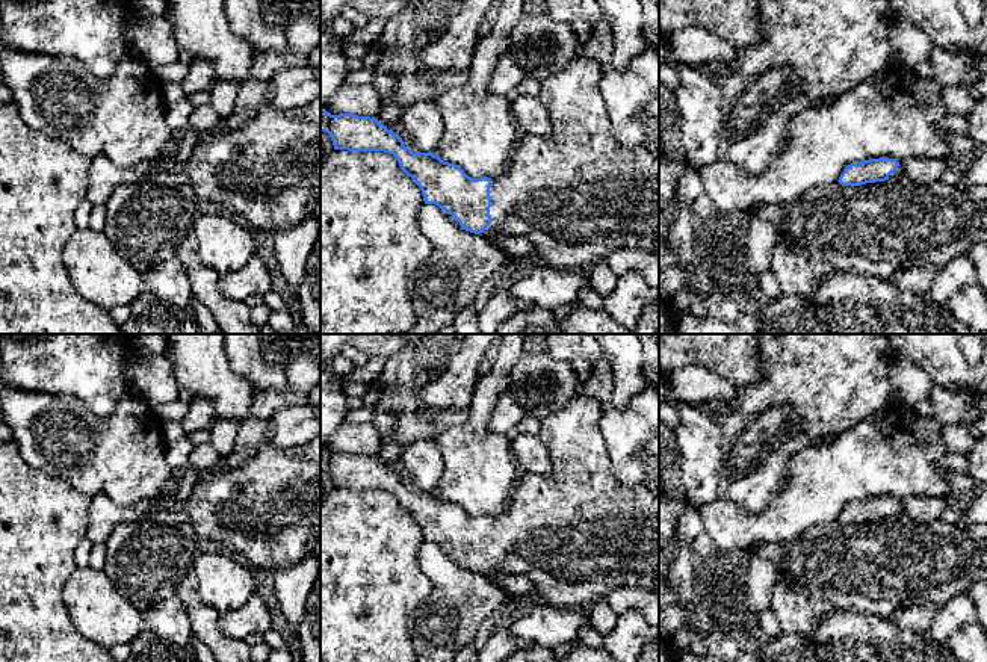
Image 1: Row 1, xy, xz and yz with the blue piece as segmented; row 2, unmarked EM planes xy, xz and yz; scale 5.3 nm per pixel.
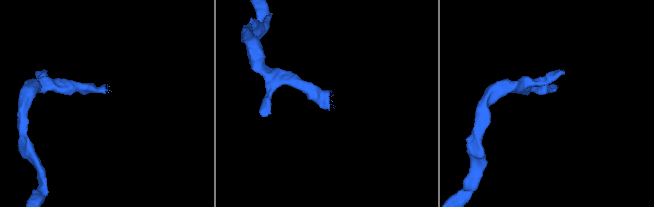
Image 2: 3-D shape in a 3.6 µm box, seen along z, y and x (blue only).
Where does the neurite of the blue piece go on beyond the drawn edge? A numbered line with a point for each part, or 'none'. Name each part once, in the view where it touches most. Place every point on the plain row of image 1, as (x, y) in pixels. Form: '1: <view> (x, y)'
1: xz (576, 532)

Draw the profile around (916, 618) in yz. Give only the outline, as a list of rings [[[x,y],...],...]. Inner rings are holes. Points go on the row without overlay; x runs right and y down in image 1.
[[[910,606],[893,612],[889,621],[901,630],[927,636],[936,614],[934,606]]]

